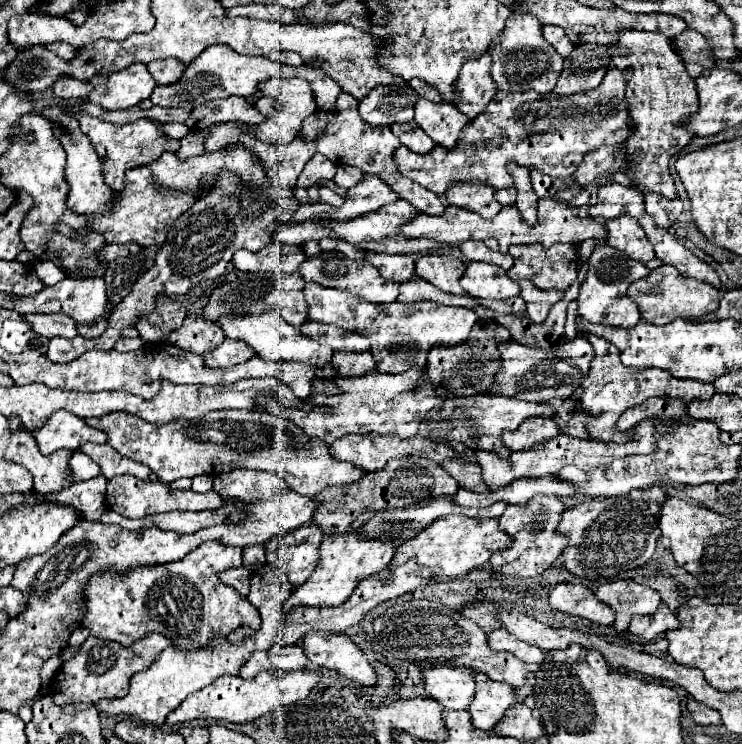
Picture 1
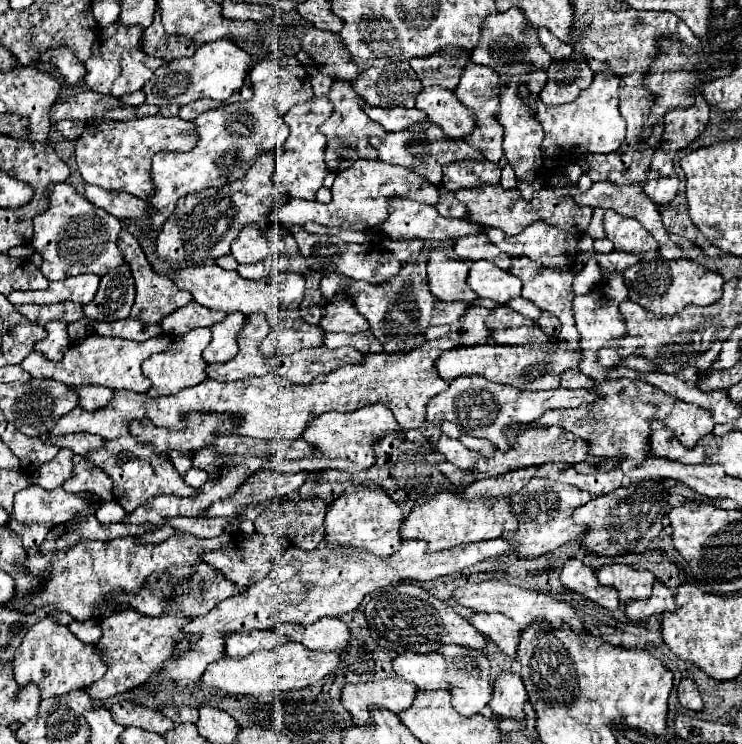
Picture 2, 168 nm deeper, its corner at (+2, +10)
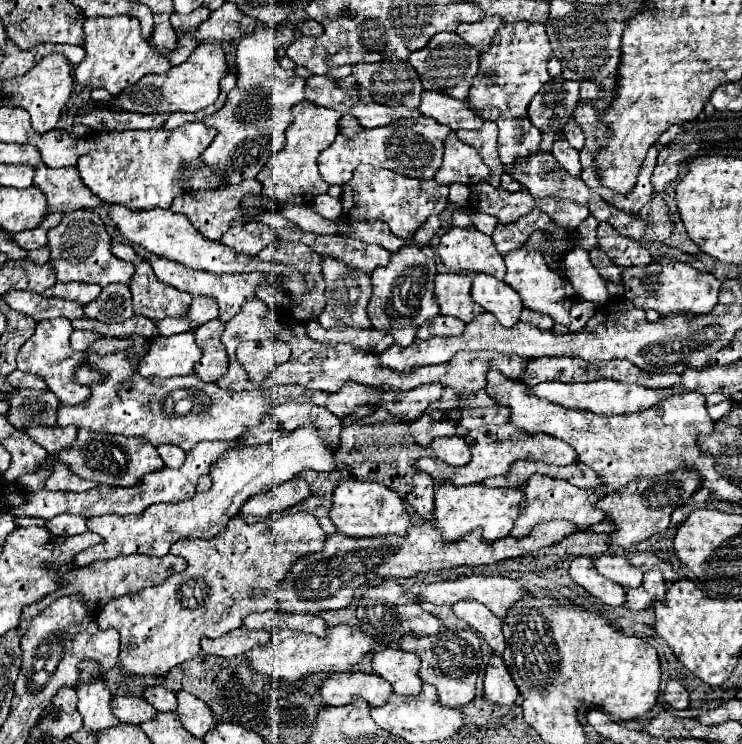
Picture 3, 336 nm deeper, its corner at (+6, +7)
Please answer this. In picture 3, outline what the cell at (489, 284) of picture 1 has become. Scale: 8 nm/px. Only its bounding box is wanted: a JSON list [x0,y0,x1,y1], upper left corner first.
[472,272,522,328]

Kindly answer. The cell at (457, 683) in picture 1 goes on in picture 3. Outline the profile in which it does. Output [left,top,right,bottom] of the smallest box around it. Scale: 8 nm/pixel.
[372,648,424,694]

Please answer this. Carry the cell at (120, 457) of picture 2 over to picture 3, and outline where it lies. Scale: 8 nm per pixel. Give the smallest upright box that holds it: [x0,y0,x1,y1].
[46,430,164,486]

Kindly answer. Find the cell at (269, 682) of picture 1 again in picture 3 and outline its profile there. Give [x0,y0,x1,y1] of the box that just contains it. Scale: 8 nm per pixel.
[244,624,376,682]

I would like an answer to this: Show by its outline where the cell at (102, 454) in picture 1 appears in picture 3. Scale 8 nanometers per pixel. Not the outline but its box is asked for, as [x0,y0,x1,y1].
[26,426,78,454]

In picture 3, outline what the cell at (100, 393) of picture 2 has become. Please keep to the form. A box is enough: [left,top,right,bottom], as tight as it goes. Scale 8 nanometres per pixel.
[18,318,92,406]

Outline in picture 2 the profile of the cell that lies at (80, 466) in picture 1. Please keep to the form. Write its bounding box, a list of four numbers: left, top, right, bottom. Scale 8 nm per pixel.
[30,449,74,489]

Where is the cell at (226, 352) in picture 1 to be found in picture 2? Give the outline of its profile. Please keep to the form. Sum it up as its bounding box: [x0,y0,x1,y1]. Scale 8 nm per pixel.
[204,313,244,363]

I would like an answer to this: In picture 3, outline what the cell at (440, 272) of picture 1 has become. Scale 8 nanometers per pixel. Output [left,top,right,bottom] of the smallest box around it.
[434,274,482,322]

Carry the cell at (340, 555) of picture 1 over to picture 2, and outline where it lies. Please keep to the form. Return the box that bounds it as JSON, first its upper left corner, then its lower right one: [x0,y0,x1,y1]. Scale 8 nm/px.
[324,483,404,557]

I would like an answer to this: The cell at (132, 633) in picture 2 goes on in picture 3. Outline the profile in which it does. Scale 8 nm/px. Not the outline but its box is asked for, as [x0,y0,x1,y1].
[96,512,324,676]

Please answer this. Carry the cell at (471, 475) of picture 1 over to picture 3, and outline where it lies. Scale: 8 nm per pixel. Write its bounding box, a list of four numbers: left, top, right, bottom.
[430,436,470,466]

